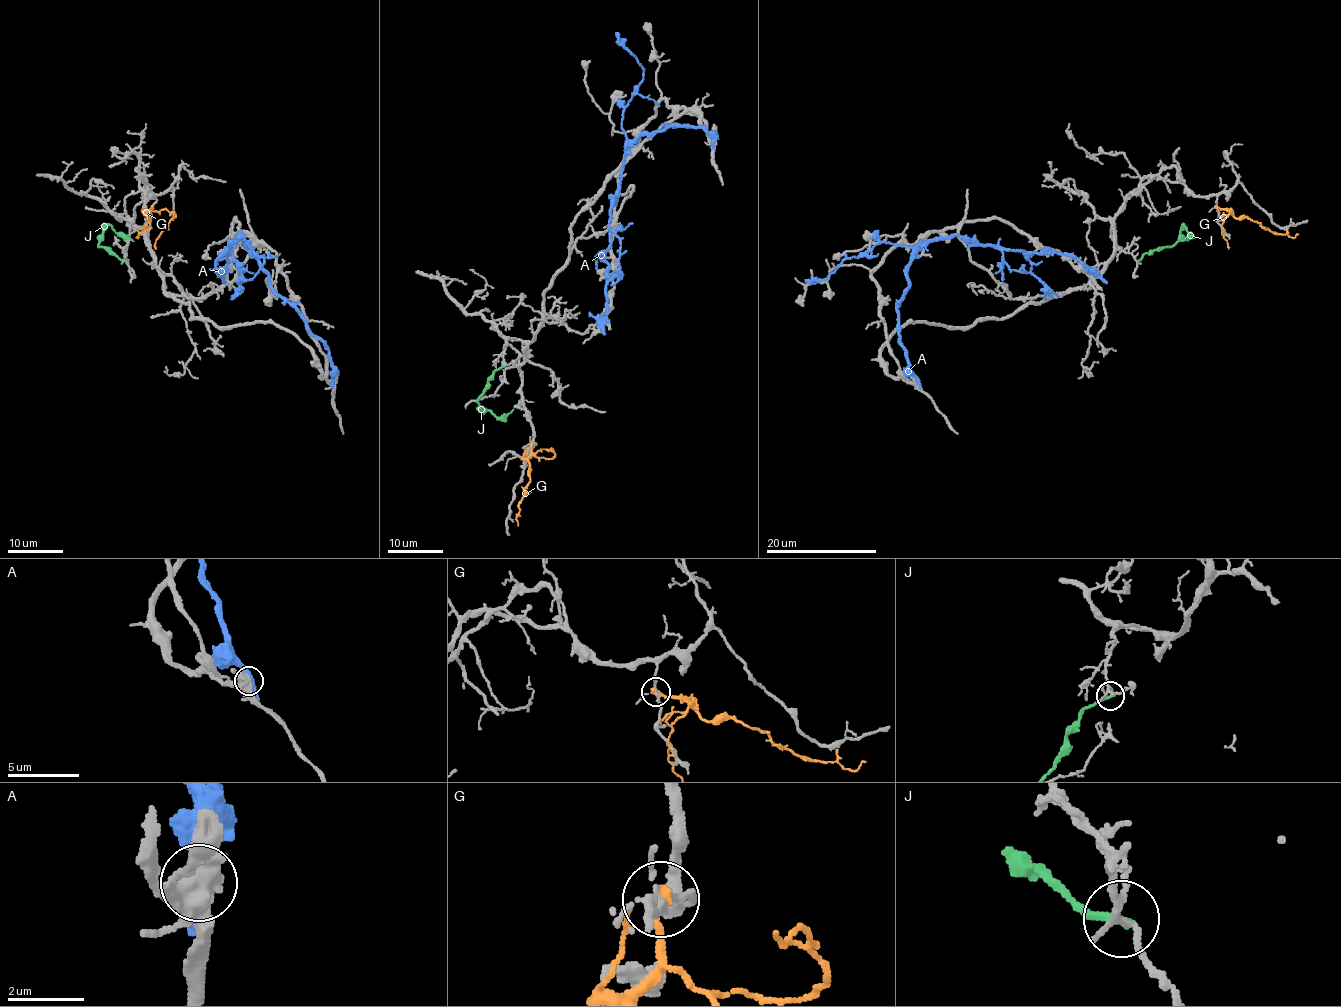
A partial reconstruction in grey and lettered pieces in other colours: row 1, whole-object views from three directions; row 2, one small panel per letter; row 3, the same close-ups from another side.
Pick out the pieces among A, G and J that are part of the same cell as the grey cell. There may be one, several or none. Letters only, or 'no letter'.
no letter

